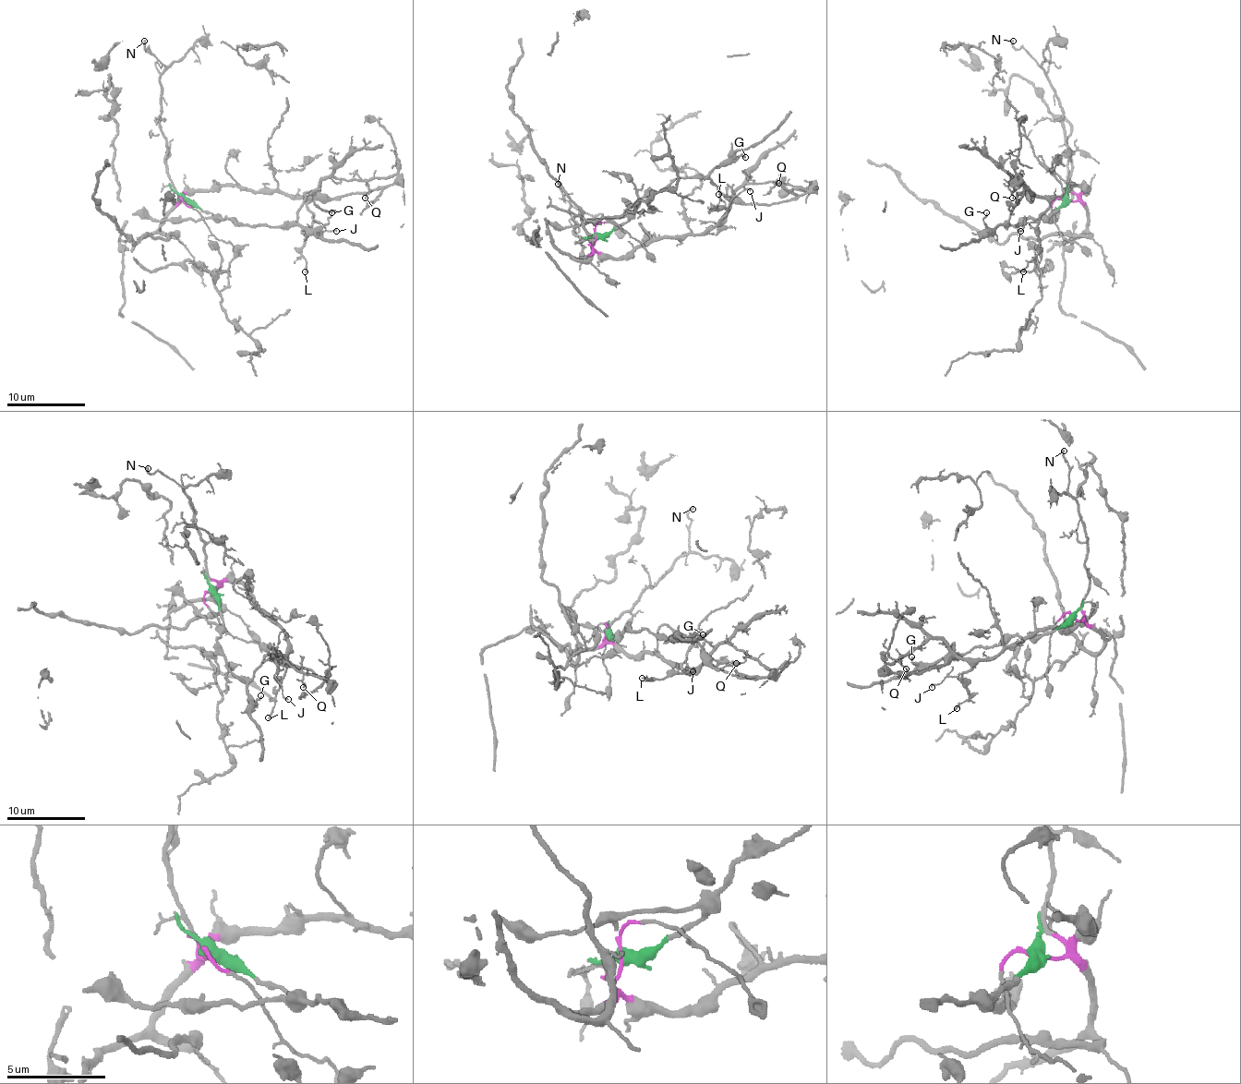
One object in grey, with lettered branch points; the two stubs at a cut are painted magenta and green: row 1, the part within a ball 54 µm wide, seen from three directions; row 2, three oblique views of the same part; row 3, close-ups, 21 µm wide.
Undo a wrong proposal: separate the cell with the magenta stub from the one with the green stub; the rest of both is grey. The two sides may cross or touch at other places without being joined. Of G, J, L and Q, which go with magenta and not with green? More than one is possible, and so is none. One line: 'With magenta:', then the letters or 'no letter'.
With magenta: J, L, Q

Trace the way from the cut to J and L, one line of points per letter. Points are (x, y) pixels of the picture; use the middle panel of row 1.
J: (596, 235), (594, 247), (613, 258), (629, 258), (665, 237), (700, 235), (717, 223), (738, 194), (750, 190)
L: (596, 235), (597, 251), (613, 258), (629, 258), (665, 237), (700, 235), (726, 210), (716, 208), (717, 194)

